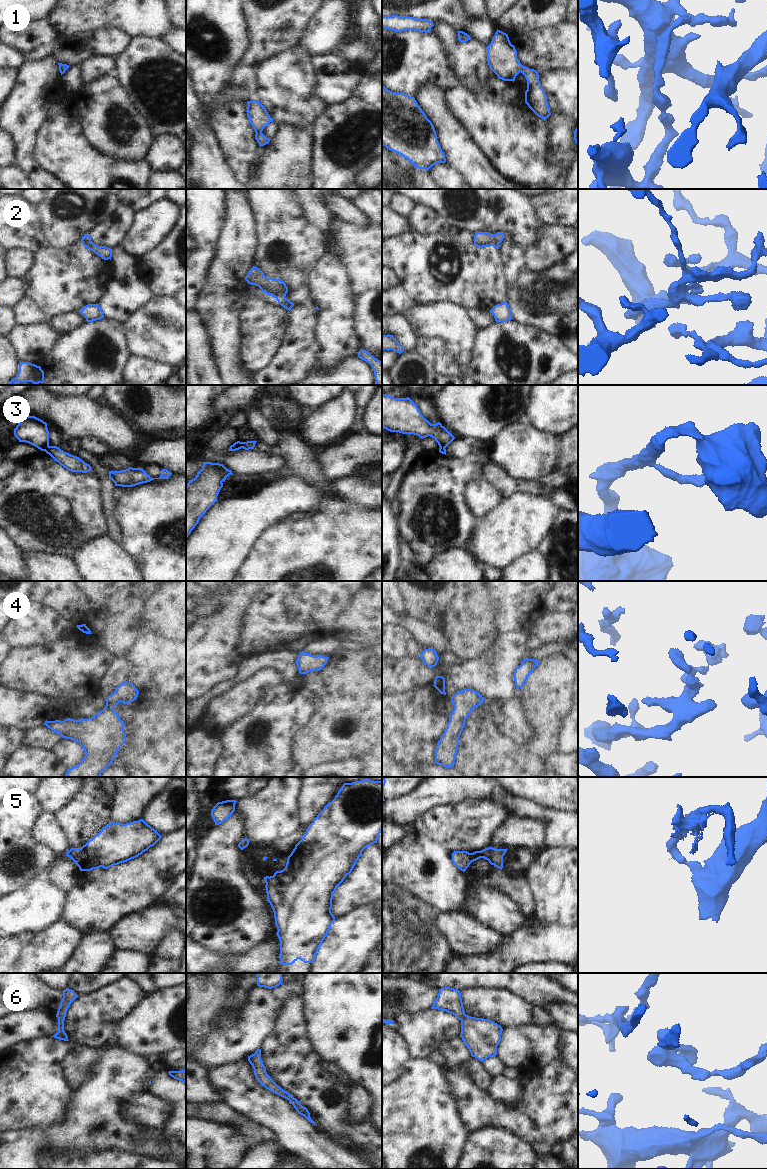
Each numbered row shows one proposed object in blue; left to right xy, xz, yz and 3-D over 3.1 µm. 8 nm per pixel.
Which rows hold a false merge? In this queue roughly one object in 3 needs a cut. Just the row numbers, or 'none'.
2, 3, 5

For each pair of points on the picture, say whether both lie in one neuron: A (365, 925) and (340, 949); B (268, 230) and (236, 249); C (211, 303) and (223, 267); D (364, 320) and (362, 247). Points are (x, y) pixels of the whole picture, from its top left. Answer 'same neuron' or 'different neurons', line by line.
A: same neuron
B: different neurons
C: different neurons
D: same neuron

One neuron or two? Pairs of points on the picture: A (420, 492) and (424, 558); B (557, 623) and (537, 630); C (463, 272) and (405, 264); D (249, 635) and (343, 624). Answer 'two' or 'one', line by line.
A: one
B: one
C: one
D: two

